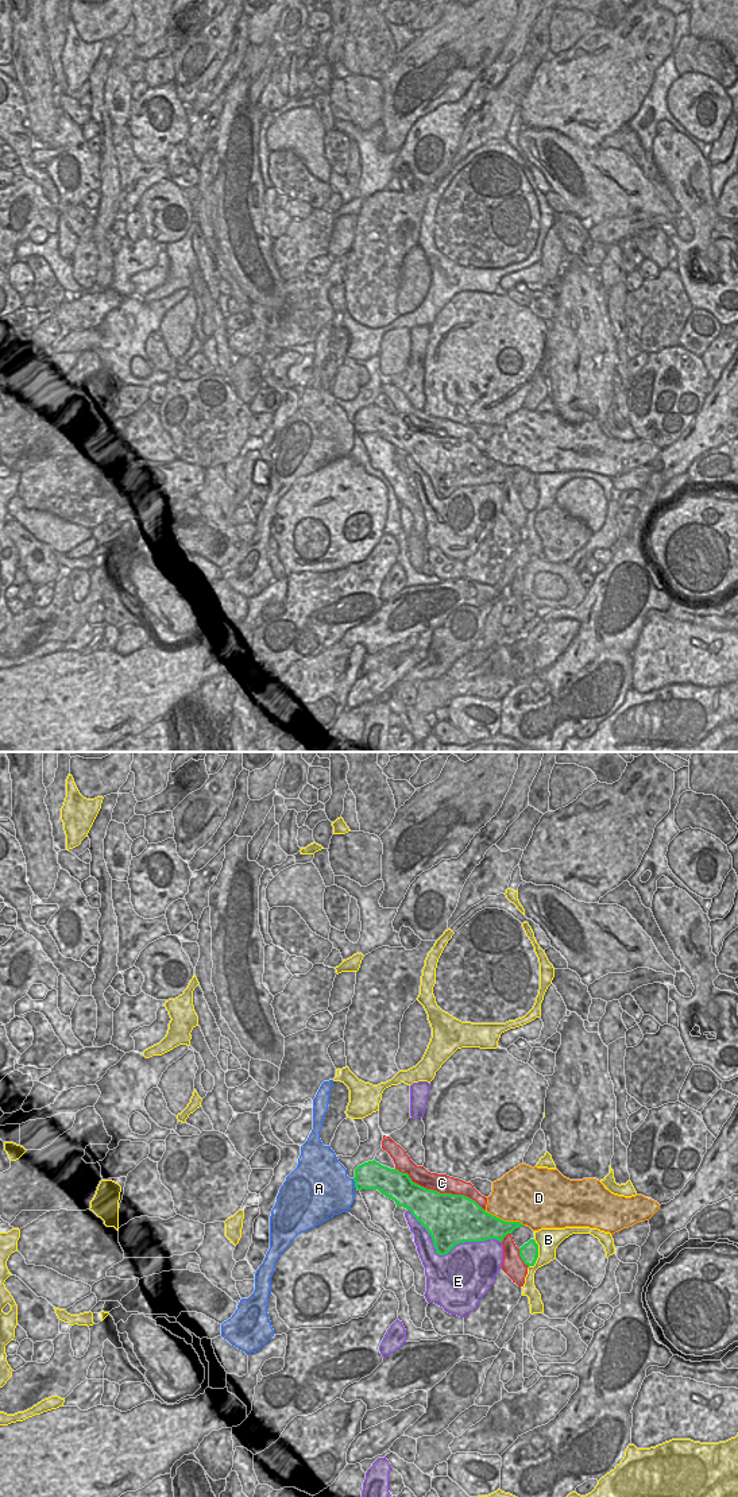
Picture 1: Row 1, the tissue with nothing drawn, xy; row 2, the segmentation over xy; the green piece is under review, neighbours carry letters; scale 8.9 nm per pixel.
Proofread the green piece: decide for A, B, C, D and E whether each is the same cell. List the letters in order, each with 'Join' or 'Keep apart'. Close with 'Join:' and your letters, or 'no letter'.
A: Keep apart
B: Keep apart
C: Keep apart
D: Keep apart
E: Keep apart
Join: no letter.

